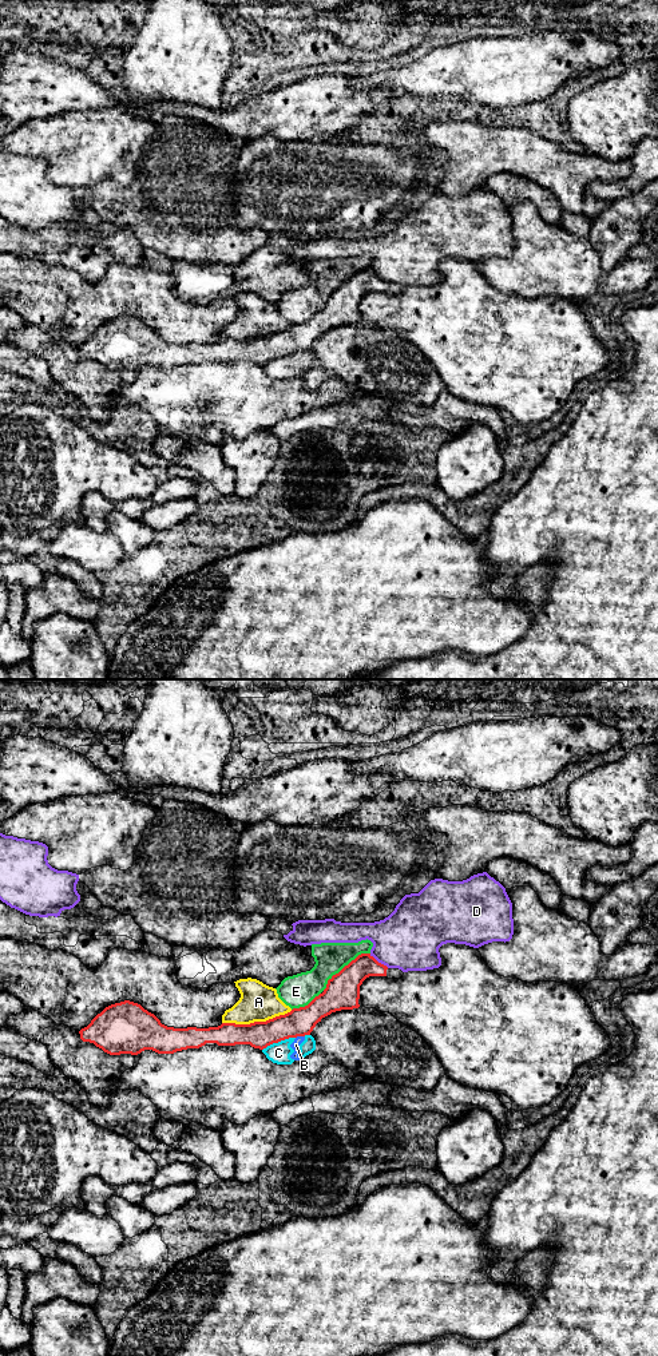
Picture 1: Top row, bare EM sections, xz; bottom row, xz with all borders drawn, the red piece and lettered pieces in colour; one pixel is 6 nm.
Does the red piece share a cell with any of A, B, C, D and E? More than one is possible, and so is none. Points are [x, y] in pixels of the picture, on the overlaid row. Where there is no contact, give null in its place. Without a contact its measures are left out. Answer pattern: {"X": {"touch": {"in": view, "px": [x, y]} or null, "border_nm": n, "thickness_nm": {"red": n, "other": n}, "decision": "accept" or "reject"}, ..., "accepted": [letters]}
{"A": {"touch": {"in": "xz", "px": [257, 1022]}, "border_nm": 440, "thickness_nm": {"red": 170, "other": 220}, "decision": "reject"}, "B": {"touch": {"in": "xz", "px": [300, 1035]}, "border_nm": 60, "thickness_nm": {"red": 170, "other": 50}, "decision": "reject"}, "C": {"touch": {"in": "xz", "px": [278, 1041]}, "border_nm": 220, "thickness_nm": {"red": 170, "other": 130}, "decision": "reject"}, "D": {"touch": {"in": "xz", "px": [377, 962]}, "border_nm": 150, "thickness_nm": {"red": 180, "other": 380}, "decision": "reject"}, "E": {"touch": {"in": "xz", "px": [345, 966]}, "border_nm": 360, "thickness_nm": {"red": 200, "other": 190}, "decision": "reject"}, "accepted": []}

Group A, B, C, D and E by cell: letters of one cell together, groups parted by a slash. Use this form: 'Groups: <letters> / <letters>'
Groups: A / B C / D / E

